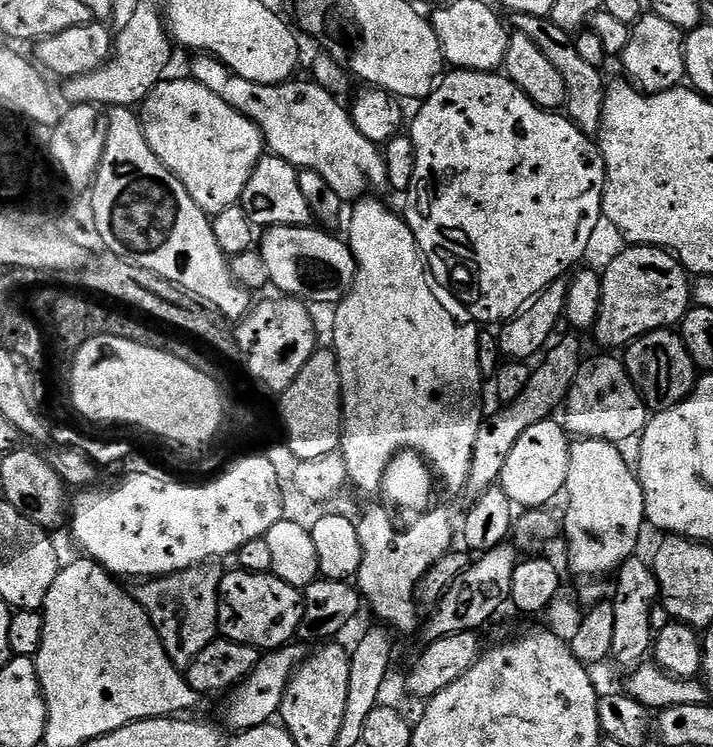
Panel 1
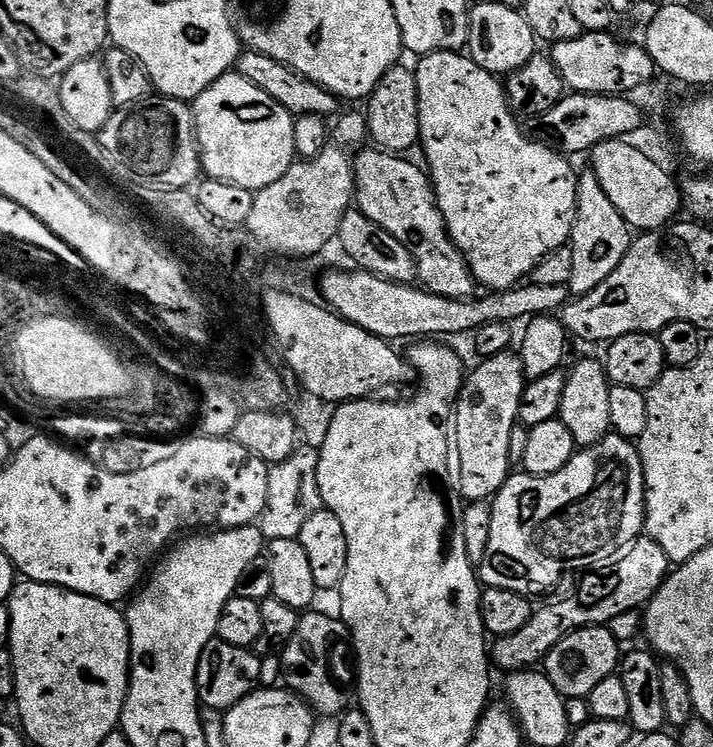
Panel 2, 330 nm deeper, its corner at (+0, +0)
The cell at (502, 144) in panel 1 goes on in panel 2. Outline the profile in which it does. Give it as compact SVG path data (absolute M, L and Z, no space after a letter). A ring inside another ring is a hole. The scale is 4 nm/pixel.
M431 52L428 56L419 57L418 63L420 65L415 65L414 71L418 82L419 147L424 148L425 161L423 160L423 163L426 165L426 171L432 181L432 188L436 191L436 205L440 207L440 213L446 222L450 238L464 255L464 260L468 263L468 268L472 271L477 285L481 289L492 292L506 292L509 288L517 287L525 278L531 277L538 262L542 262L542 258L546 258L546 254L565 247L571 241L572 227L576 221L576 207L578 206L577 169L572 169L573 161L567 155L557 152L547 143L541 142L539 139L536 139L537 141L528 140L527 134L520 129L521 121L512 111L505 85L499 84L496 81L499 79L493 73L482 70L482 66L478 66L471 56L460 52Z

